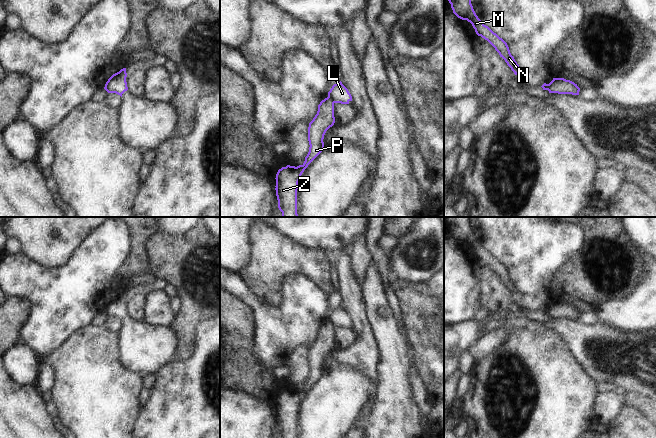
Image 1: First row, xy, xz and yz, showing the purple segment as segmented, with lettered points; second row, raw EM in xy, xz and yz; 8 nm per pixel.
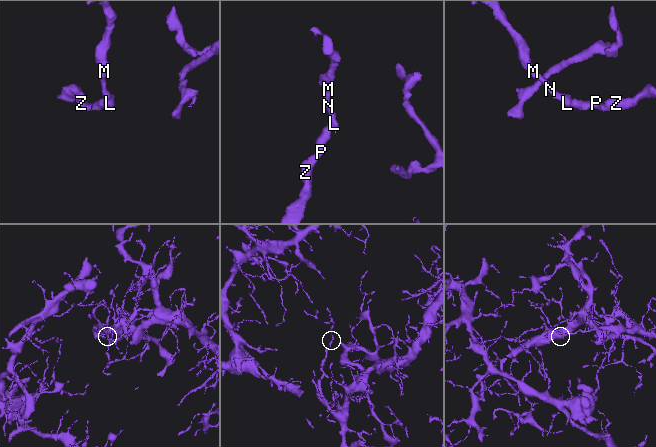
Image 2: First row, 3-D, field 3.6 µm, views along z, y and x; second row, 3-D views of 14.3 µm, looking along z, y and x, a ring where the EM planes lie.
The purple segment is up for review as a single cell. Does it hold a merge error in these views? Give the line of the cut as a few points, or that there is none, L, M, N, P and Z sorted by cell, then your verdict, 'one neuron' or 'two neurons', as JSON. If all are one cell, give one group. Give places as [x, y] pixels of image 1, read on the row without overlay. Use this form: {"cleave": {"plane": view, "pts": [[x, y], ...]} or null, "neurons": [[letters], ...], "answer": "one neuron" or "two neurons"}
{"cleave": {"plane": "xz", "pts": [[328, 319], [333, 327]]}, "neurons": [["L", "M", "N"], ["P", "Z"]], "answer": "two neurons"}

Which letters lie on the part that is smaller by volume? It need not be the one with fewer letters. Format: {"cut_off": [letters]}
{"cut_off": ["L", "M", "N"]}

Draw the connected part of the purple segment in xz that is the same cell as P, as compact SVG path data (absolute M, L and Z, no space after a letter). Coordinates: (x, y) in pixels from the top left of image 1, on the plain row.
M328 320L318 329L318 335L308 351L309 376L302 389L287 389L276 398L276 420L282 438L297 438L298 406L308 389L323 375L324 359L335 347L334 327Z

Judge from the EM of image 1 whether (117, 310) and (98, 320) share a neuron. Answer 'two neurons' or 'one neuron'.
two neurons

